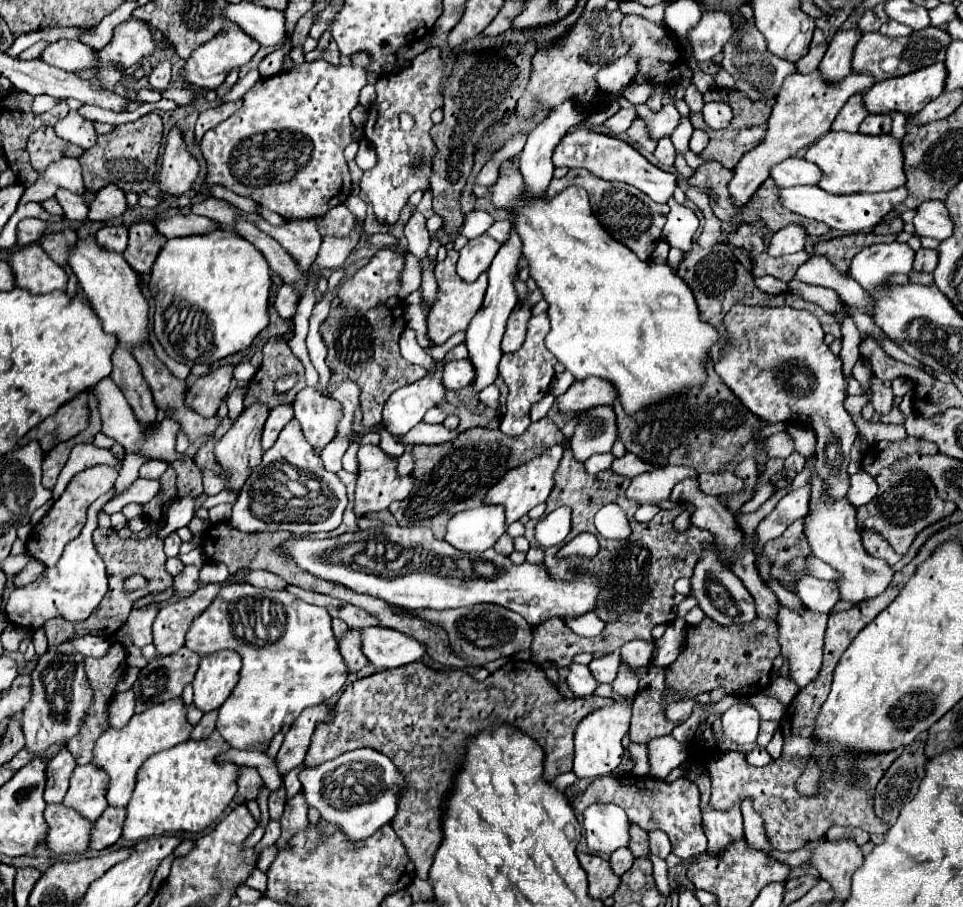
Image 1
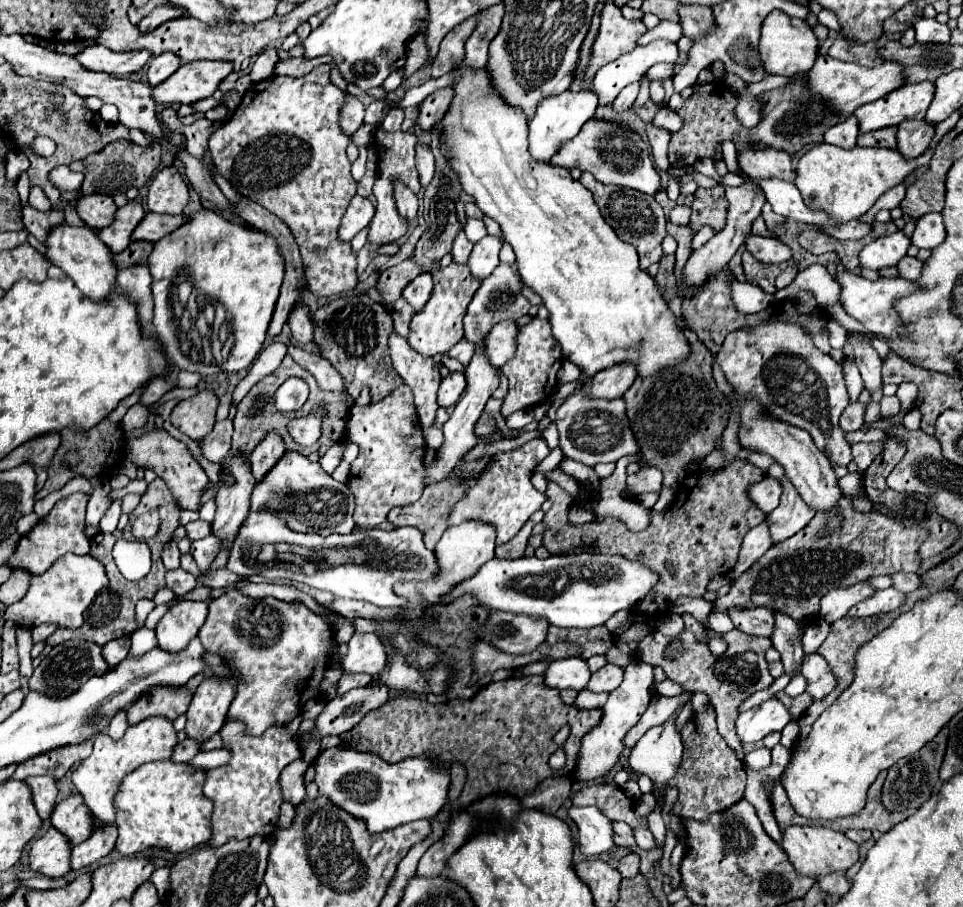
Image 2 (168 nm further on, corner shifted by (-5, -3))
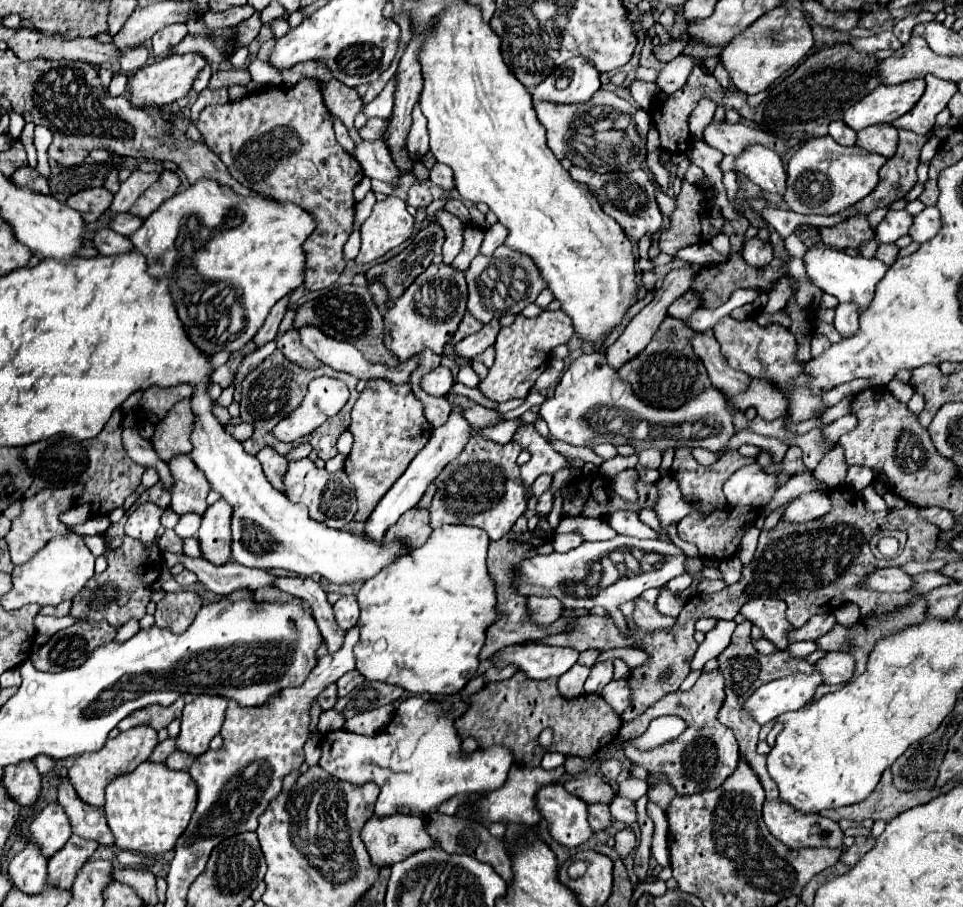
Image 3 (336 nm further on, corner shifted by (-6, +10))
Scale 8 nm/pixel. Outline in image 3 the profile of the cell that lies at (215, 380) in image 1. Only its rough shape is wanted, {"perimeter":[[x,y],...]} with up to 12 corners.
{"perimeter":[[183,398],[155,428],[159,458],[193,448],[195,414]]}

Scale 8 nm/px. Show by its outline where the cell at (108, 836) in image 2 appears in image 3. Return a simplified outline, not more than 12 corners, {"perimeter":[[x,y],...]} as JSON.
{"perimeter":[[73,834],[69,842],[49,858],[47,884],[73,886],[77,870],[97,850]]}

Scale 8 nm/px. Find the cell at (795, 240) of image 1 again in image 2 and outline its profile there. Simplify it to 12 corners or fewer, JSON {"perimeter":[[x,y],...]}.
{"perimeter":[[748,235],[744,247],[760,263],[784,263],[790,247]]}

